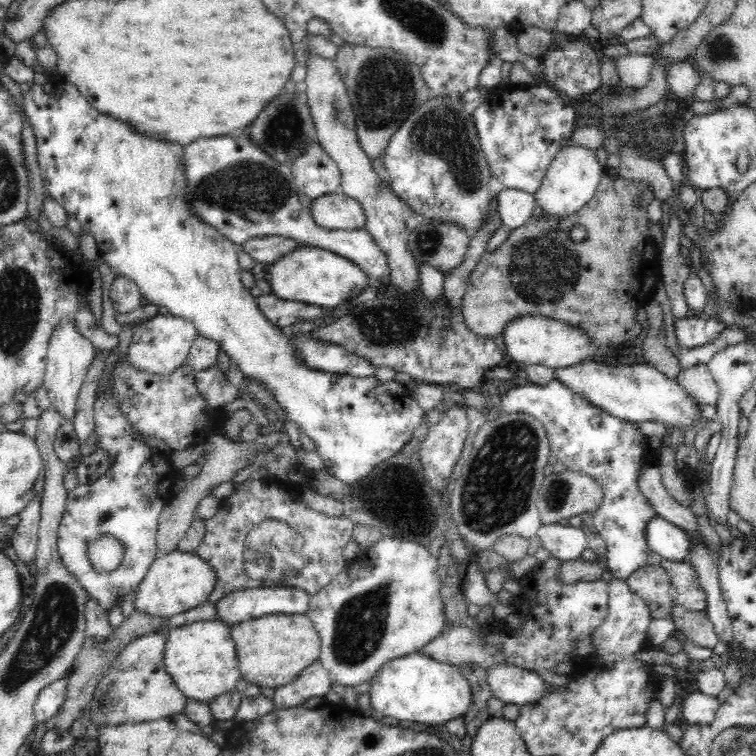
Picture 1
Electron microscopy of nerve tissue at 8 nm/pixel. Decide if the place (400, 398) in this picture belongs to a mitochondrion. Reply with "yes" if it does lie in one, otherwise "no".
no

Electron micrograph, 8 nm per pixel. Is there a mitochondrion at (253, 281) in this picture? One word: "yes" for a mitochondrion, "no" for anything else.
no

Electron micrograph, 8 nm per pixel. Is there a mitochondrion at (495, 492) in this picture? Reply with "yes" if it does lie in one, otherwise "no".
yes

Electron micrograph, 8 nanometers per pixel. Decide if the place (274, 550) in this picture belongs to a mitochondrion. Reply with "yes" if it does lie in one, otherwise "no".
yes

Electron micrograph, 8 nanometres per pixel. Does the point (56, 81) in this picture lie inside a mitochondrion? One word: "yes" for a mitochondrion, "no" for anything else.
no

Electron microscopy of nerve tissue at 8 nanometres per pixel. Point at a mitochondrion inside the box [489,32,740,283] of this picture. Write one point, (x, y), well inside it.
(718, 49)

